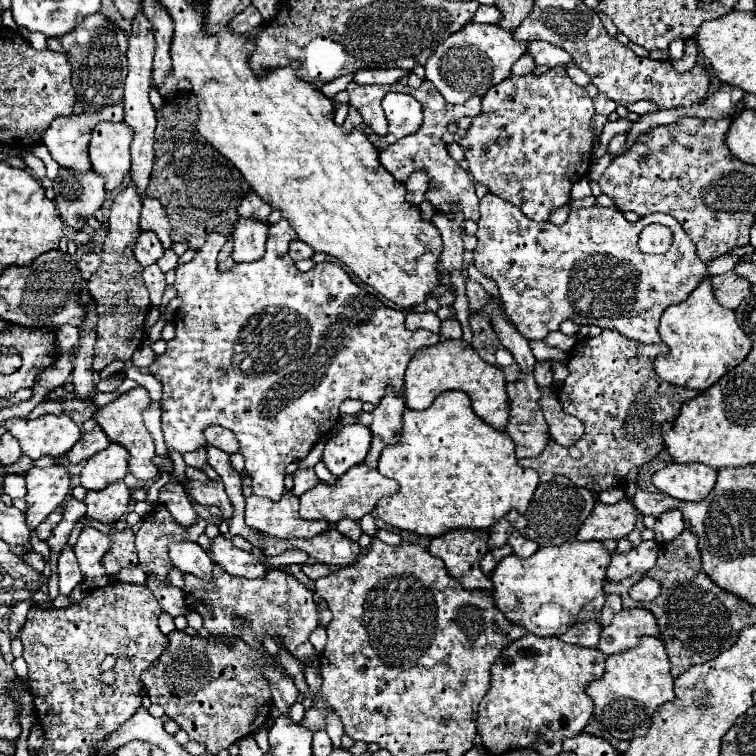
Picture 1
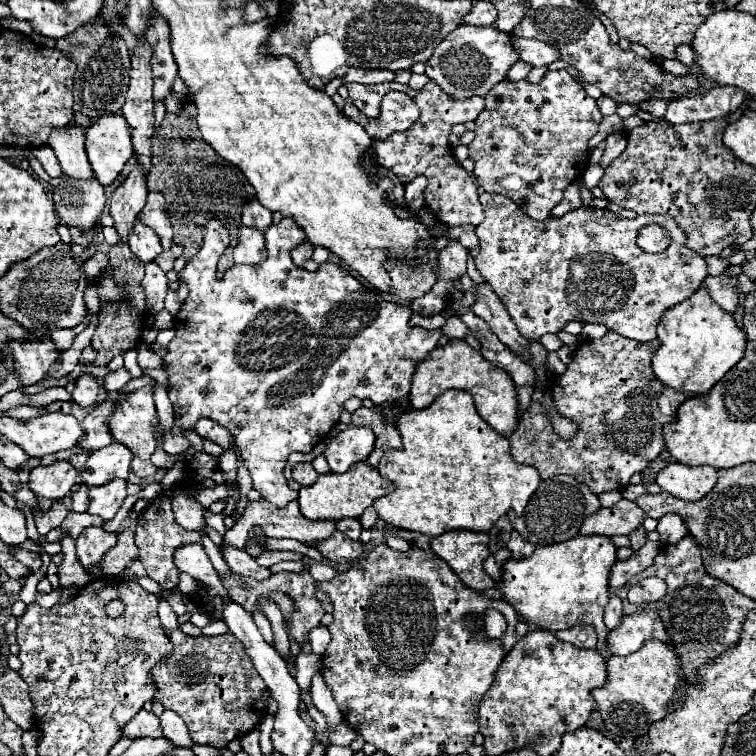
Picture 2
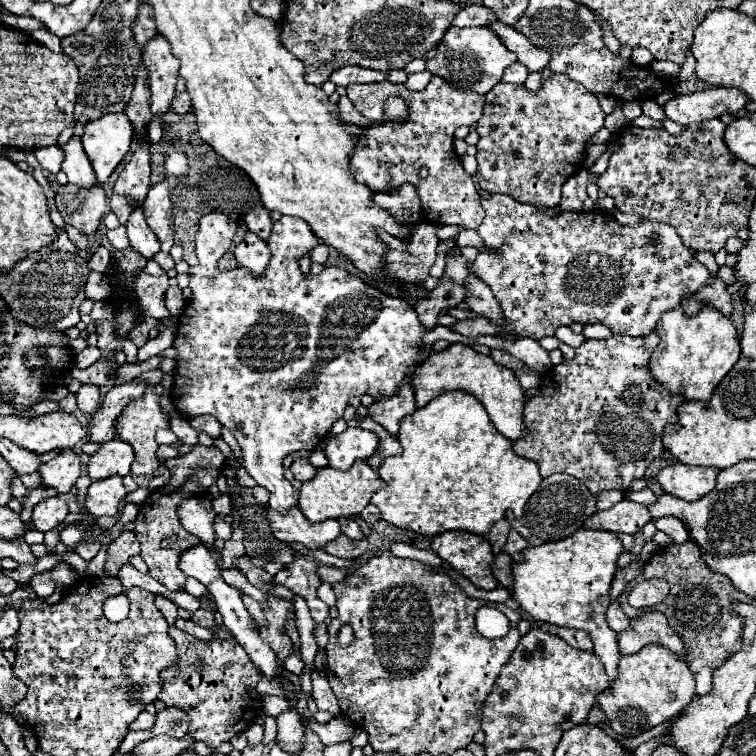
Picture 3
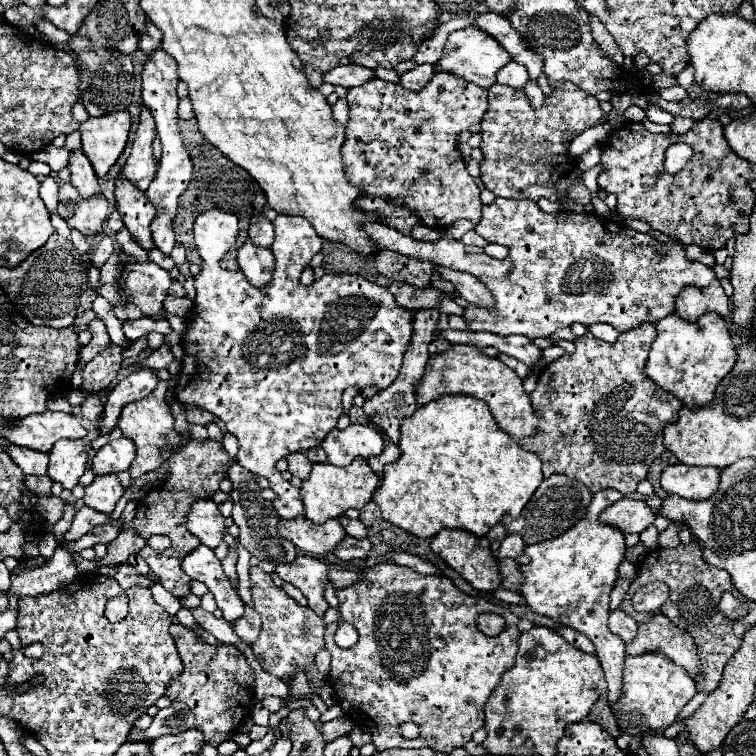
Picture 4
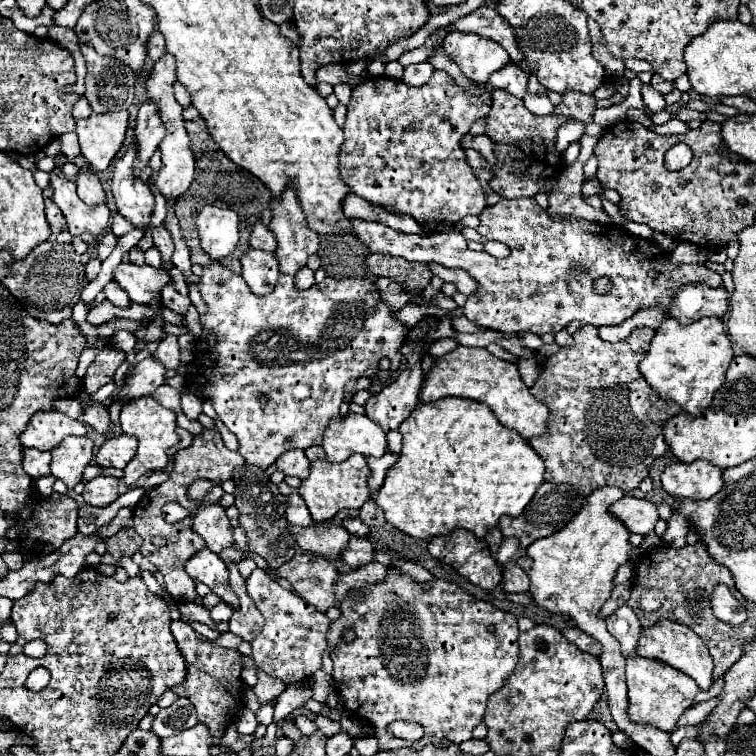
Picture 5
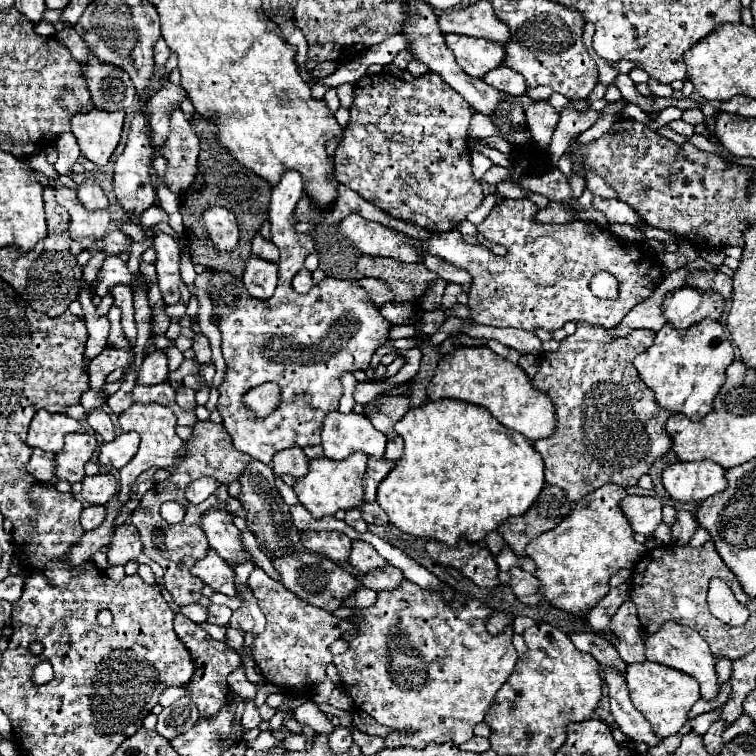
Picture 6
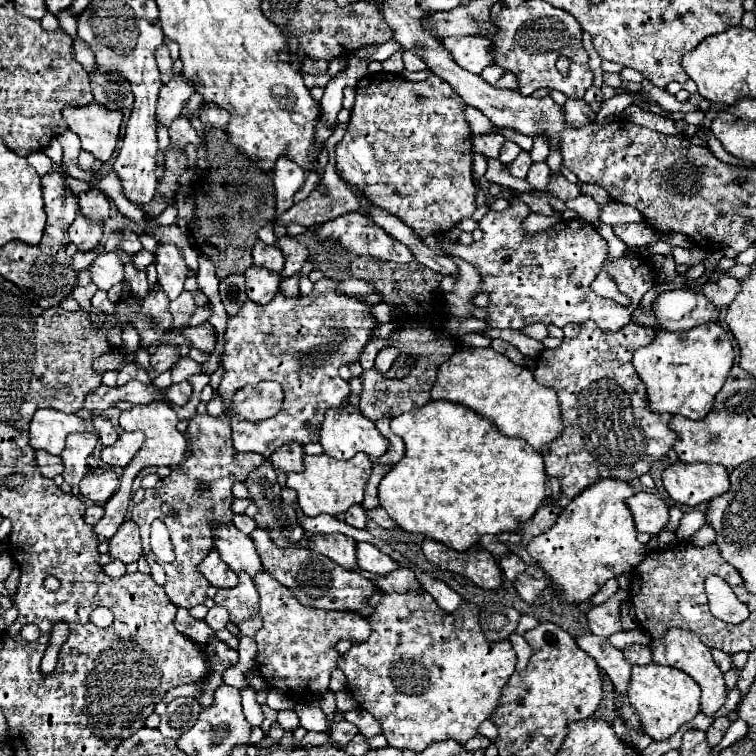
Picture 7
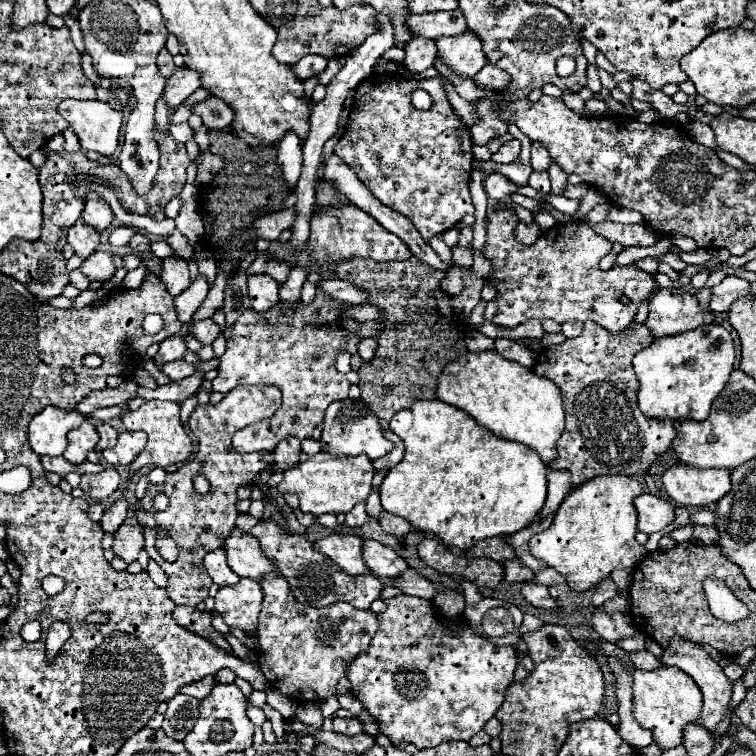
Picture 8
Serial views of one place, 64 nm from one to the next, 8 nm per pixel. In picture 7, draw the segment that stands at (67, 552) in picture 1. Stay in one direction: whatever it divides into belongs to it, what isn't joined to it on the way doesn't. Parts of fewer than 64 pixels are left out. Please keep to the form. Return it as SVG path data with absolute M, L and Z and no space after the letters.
M92 504L92 506L88 506L86 512L84 512L84 518L86 518L86 522L88 522L90 526L94 526L102 516L104 516L104 506L100 506L100 504Z

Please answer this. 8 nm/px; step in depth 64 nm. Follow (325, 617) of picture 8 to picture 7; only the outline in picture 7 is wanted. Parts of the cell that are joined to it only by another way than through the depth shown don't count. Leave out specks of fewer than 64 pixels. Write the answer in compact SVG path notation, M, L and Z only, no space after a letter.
M262 570L252 576L258 596L260 614L264 618L262 630L256 632L256 664L262 678L272 686L282 690L292 702L304 702L316 698L320 690L328 688L330 670L338 666L340 654L334 650L340 638L350 638L350 642L364 642L370 636L370 624L366 618L354 612L334 612L302 606L292 592L282 586L270 572Z

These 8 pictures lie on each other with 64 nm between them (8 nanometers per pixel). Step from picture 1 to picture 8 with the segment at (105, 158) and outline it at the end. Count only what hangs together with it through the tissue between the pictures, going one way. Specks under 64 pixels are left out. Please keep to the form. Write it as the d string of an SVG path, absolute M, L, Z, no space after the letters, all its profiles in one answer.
M64 100L58 112L76 132L82 150L112 156L118 148L122 114L100 100Z

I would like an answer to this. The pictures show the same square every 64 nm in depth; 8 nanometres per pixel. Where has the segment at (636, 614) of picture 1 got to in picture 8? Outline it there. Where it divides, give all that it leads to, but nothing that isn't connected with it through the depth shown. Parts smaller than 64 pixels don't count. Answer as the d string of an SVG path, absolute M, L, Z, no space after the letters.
M674 636L674 640L670 640L670 644L664 648L662 656L660 656L660 662L666 664L666 666L676 666L680 670L684 670L688 676L692 676L692 680L698 684L698 688L702 690L704 694L704 706L702 706L702 724L708 728L708 730L714 730L718 726L718 722L730 714L728 710L728 702L730 702L730 696L732 696L732 684L730 680L724 676L722 668L710 658L710 654L696 642L690 642L690 640L682 640L680 636Z

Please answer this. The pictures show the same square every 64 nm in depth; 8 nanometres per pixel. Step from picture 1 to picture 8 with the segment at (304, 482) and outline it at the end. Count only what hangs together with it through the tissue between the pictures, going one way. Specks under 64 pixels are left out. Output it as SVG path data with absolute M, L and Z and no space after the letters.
M294 436L284 438L274 450L274 466L276 466L276 470L284 472L286 468L294 468L294 464L298 464L300 452L302 452L302 446L300 446L298 438L294 438Z

